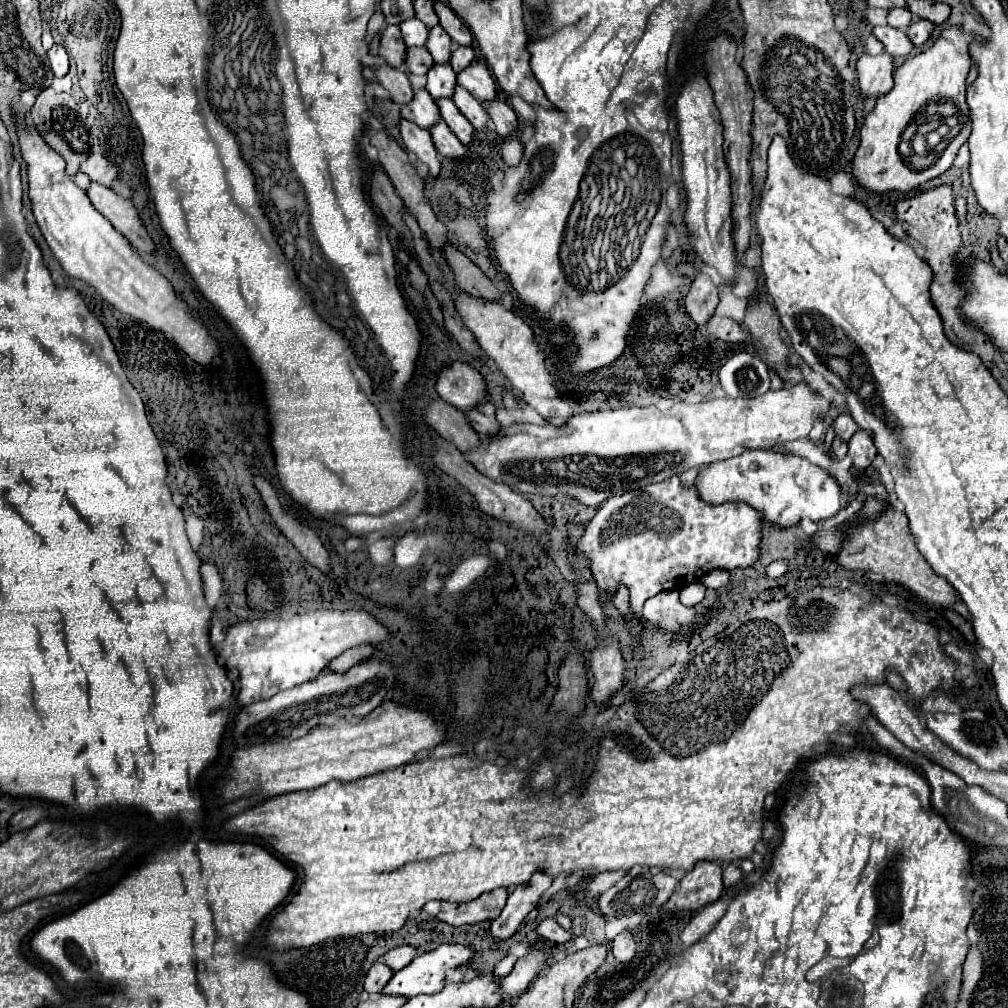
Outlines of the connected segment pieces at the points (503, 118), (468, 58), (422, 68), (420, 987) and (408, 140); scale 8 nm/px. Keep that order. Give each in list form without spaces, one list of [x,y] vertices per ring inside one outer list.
[[[490,100],[484,106],[486,106],[486,112],[488,112],[498,136],[508,136],[508,134],[512,134],[516,130],[516,124],[518,124],[516,114],[506,102]]]
[[[454,44],[452,48],[452,56],[450,56],[450,64],[456,72],[464,70],[466,66],[470,66],[474,60],[474,50],[472,46],[460,46],[460,44]]]
[[[426,46],[406,48],[406,66],[412,74],[424,76],[432,64],[434,64],[434,60],[430,58],[430,52],[426,50]]]
[[[440,946],[432,952],[420,954],[406,966],[404,970],[398,970],[392,980],[382,988],[382,994],[392,996],[404,996],[412,998],[418,994],[434,994],[442,990],[446,970],[464,966],[474,956],[474,950],[468,946]]]
[[[400,120],[400,136],[408,150],[412,150],[424,164],[428,164],[432,174],[440,172],[440,162],[436,158],[436,150],[430,138],[430,132],[426,128],[420,128],[418,124],[410,120]]]

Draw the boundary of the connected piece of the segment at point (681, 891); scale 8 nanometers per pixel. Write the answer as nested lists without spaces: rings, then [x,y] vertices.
[[[696,862],[694,870],[682,876],[674,894],[664,904],[666,910],[698,910],[716,902],[722,894],[722,866],[718,862]]]

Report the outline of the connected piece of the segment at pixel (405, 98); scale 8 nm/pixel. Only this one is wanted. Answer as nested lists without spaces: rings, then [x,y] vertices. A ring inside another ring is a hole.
[[[388,64],[374,66],[374,70],[376,70],[376,78],[378,78],[380,86],[388,90],[392,102],[396,102],[396,104],[410,102],[410,98],[414,96],[414,90],[412,90],[412,86],[402,70],[392,68]]]

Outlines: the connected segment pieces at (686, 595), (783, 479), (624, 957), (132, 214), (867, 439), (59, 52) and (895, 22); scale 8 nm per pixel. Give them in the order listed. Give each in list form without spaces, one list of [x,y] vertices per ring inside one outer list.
[[[692,582],[692,584],[688,584],[688,586],[684,586],[684,588],[680,590],[680,596],[682,596],[684,604],[690,608],[690,606],[696,606],[696,604],[702,602],[704,592],[706,592],[706,586],[704,586],[704,584]]]
[[[746,450],[744,454],[726,462],[714,462],[714,466],[702,468],[696,478],[696,488],[702,500],[710,504],[722,504],[726,500],[742,500],[756,510],[764,512],[766,520],[778,526],[792,526],[800,518],[808,516],[814,522],[834,518],[844,506],[846,498],[840,484],[824,468],[808,462],[800,456],[782,456],[770,450]]]
[[[628,930],[620,932],[614,940],[612,940],[612,954],[616,960],[620,962],[628,962],[636,952],[636,942],[632,938],[632,934]]]
[[[96,182],[88,190],[88,198],[90,198],[92,206],[102,216],[106,216],[112,222],[112,226],[118,232],[122,232],[138,252],[142,252],[142,254],[154,252],[154,242],[130,200],[126,202],[120,194],[116,194],[114,190],[110,190],[102,184],[96,184]]]
[[[858,430],[848,442],[848,456],[854,460],[856,470],[868,468],[872,460],[876,458],[876,446],[874,446],[872,432]]]
[[[54,44],[54,46],[48,50],[48,58],[50,58],[52,72],[54,72],[56,76],[68,74],[68,54],[66,54],[66,50],[64,50],[62,44]]]
[[[892,8],[888,12],[888,24],[900,30],[906,30],[906,26],[910,26],[912,22],[912,14],[908,8]]]

